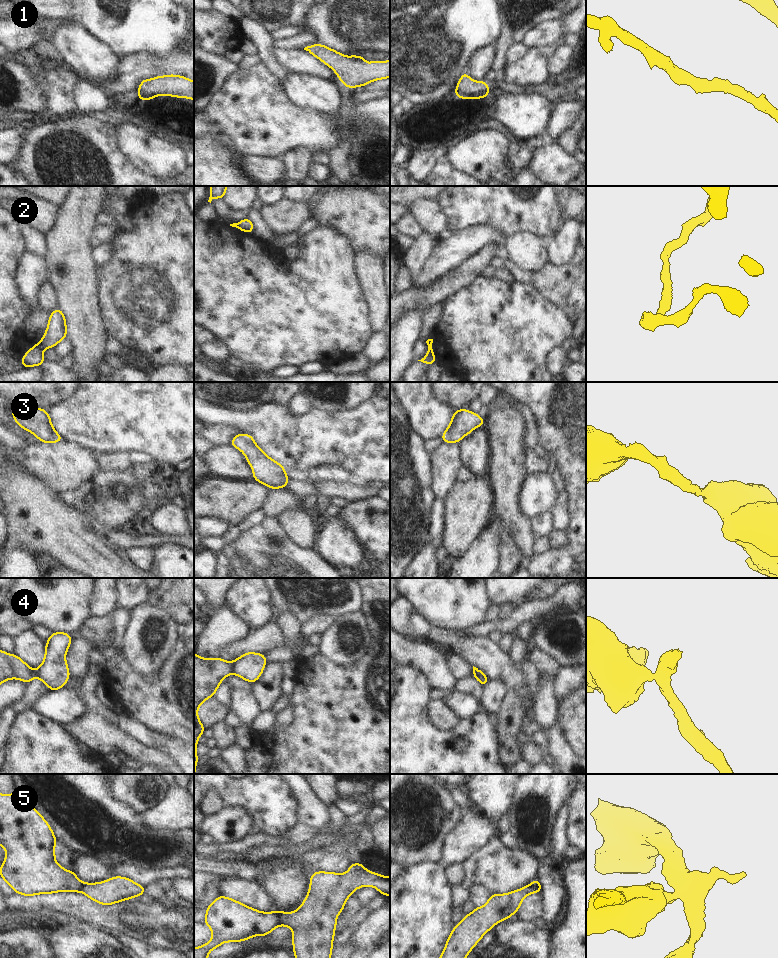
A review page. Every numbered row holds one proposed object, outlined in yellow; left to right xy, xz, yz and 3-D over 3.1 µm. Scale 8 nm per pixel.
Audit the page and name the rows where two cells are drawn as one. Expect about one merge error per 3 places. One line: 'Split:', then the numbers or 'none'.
Split: 2, 4, 5

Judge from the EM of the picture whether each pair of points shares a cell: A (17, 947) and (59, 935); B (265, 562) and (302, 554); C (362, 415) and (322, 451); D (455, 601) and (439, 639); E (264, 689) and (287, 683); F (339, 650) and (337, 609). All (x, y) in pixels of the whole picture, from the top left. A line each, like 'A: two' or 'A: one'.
A: two
B: one
C: one
D: two
E: two
F: two

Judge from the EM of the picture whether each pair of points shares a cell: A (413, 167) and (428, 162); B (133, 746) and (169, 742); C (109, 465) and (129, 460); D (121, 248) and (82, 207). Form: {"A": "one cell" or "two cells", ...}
{"A": "one cell", "B": "two cells", "C": "one cell", "D": "two cells"}

